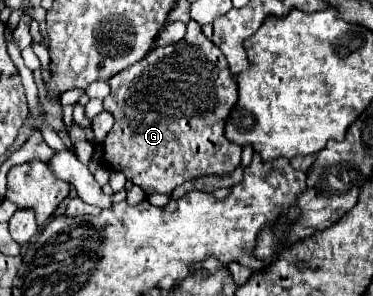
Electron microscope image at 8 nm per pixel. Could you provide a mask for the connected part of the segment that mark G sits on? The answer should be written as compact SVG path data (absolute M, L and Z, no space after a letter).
M197 22L187 24L187 34L173 46L159 46L141 64L133 64L109 80L111 94L103 100L115 124L103 140L103 162L109 170L123 172L127 180L151 194L171 194L173 188L201 176L229 176L241 162L241 148L225 140L225 120L237 102L237 84L223 52L203 36Z

